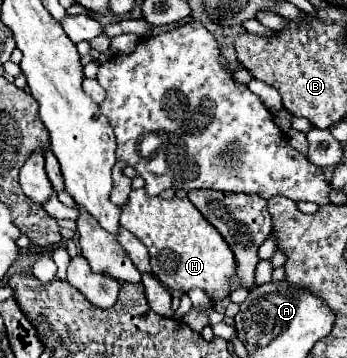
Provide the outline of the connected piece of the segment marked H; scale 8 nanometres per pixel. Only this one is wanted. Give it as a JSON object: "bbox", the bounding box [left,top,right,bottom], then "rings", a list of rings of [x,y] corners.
{"bbox":[120,188,236,302],"rings":[[[144,188],[132,190],[128,204],[122,208],[120,226],[130,230],[148,248],[150,266],[160,284],[184,294],[192,288],[200,288],[216,302],[228,298],[228,278],[236,272],[236,256],[232,256],[230,246],[220,238],[218,230],[188,198],[164,200],[146,194]]]}

